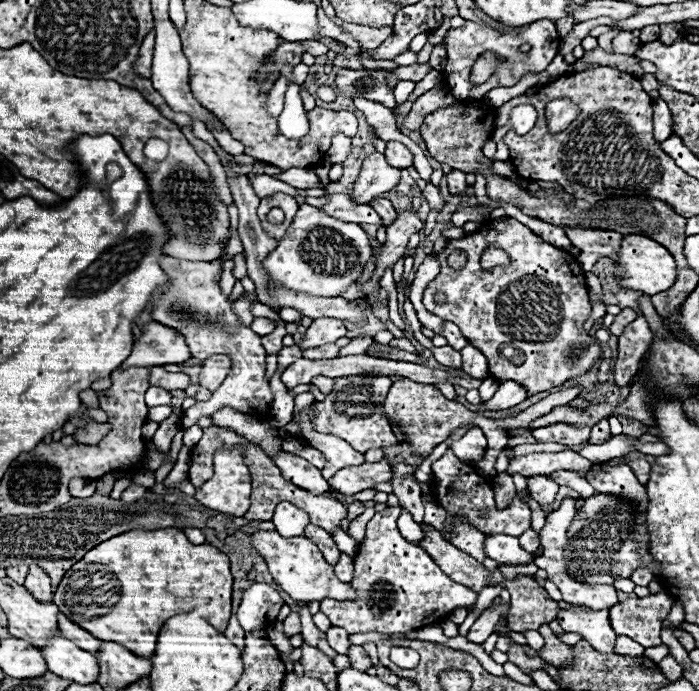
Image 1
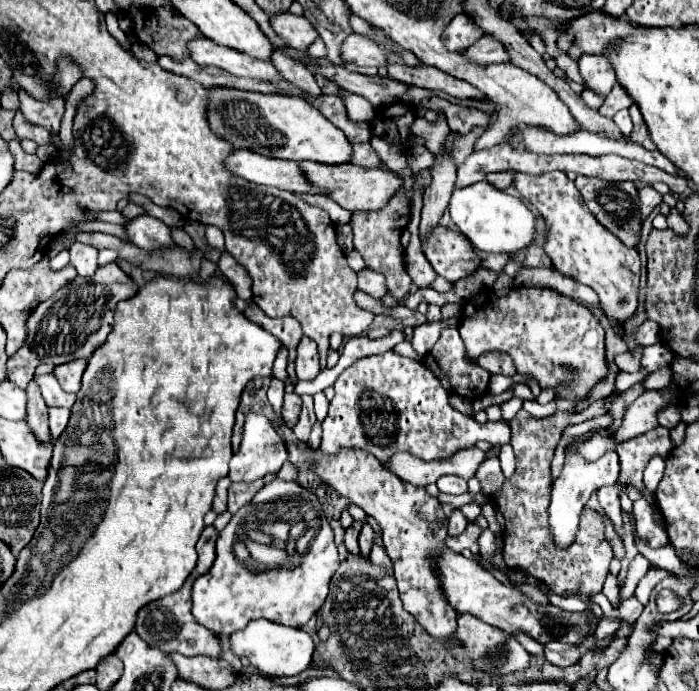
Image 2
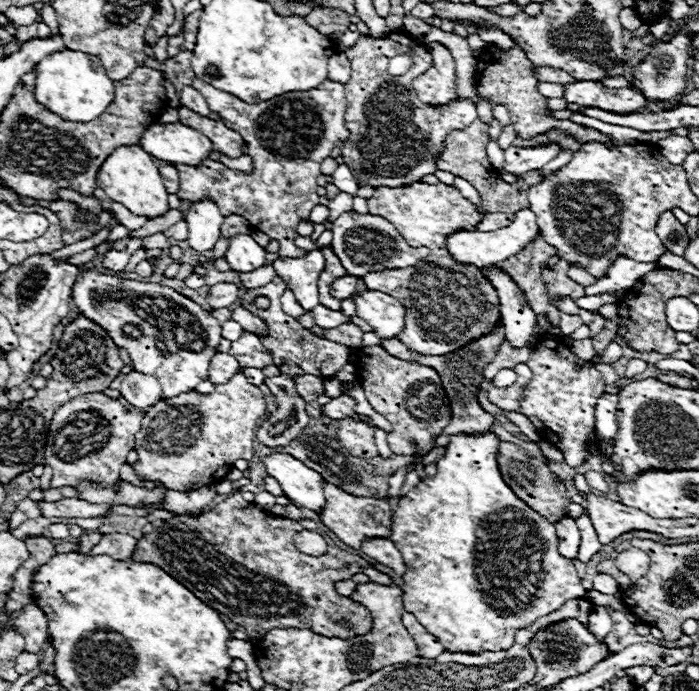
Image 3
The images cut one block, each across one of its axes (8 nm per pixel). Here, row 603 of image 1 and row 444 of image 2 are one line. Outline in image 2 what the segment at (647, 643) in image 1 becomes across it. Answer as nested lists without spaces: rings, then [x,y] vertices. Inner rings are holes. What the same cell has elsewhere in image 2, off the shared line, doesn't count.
[[[654,428],[646,432],[644,436],[632,438],[624,444],[616,446],[616,452],[620,456],[620,484],[634,484],[642,496],[650,502],[654,502],[654,495],[644,488],[642,482],[644,466],[654,456],[666,456],[674,448],[670,430],[668,428]]]

